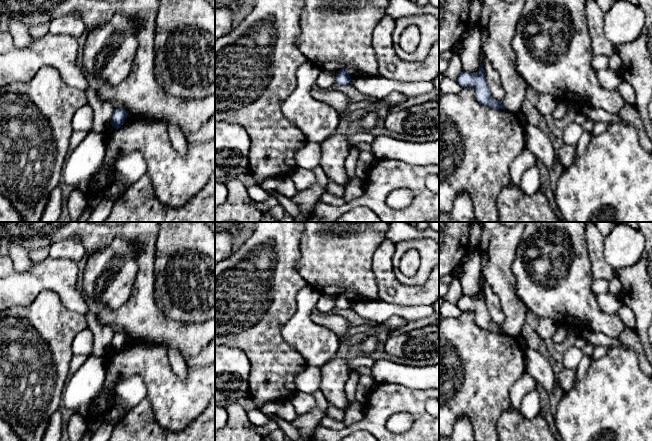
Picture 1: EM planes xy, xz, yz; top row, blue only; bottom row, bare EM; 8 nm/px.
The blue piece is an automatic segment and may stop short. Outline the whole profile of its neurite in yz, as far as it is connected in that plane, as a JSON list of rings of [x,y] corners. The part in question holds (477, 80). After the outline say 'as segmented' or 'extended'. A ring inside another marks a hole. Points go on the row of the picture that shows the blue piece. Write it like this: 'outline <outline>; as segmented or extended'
outline [[[481,63],[477,73],[463,71],[455,82],[462,88],[473,87],[476,90],[476,97],[480,104],[493,109],[505,109],[501,101],[491,96],[484,74],[484,68]]]; as segmented

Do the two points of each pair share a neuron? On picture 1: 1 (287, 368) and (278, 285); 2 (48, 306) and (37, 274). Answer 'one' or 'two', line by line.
1: one
2: two

